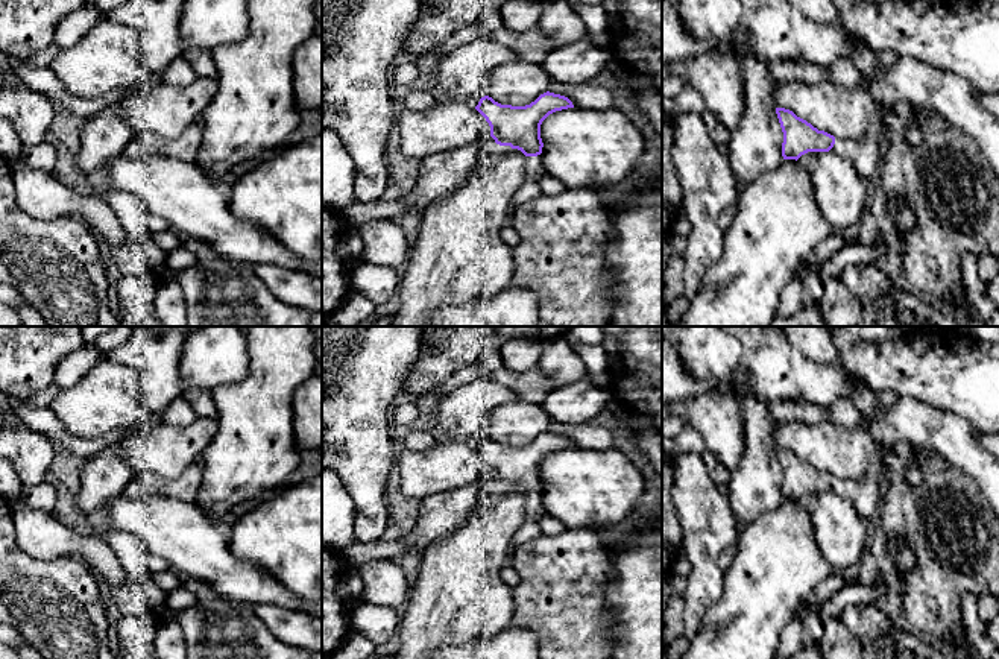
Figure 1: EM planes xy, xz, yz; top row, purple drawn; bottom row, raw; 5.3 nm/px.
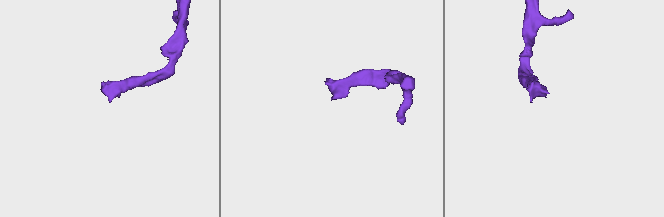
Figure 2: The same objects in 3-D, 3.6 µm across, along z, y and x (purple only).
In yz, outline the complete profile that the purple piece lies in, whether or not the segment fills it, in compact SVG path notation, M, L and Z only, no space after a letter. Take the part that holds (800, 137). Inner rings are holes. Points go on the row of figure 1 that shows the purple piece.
M776 108L776 114L783 132L783 159L799 159L808 152L834 152L853 162L858 175L870 181L879 173L882 161L881 132L882 112L871 117L868 129L861 140L846 140L818 131L793 111Z

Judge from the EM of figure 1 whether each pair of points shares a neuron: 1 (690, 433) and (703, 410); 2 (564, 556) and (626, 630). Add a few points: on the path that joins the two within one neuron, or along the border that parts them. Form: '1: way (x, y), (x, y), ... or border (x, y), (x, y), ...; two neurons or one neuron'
1: border (688, 422), (700, 435), (706, 448); two neurons
2: border (608, 585), (606, 603), (615, 612), (614, 643); two neurons

